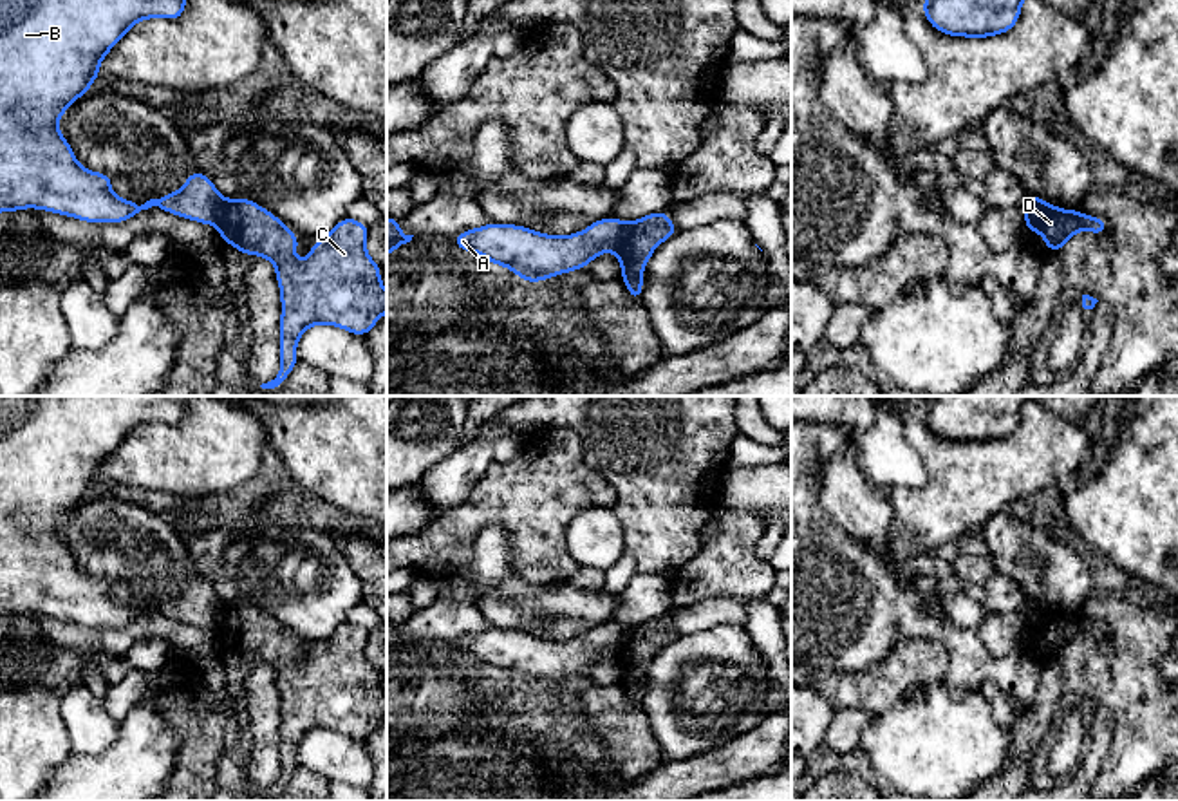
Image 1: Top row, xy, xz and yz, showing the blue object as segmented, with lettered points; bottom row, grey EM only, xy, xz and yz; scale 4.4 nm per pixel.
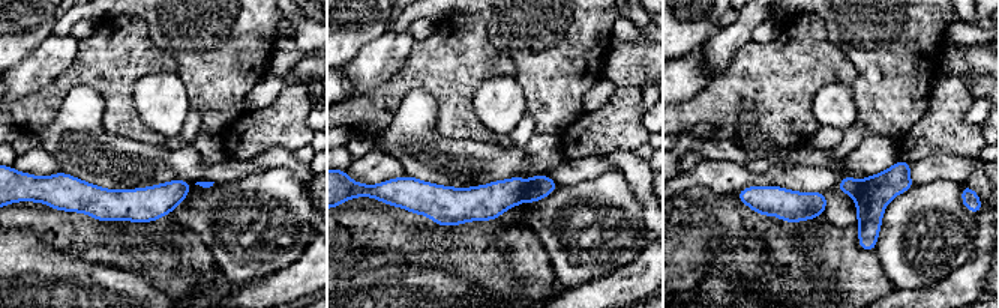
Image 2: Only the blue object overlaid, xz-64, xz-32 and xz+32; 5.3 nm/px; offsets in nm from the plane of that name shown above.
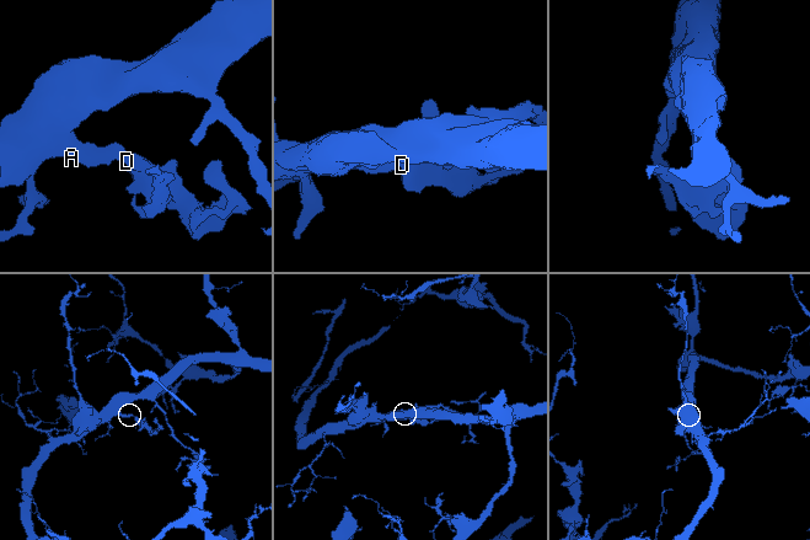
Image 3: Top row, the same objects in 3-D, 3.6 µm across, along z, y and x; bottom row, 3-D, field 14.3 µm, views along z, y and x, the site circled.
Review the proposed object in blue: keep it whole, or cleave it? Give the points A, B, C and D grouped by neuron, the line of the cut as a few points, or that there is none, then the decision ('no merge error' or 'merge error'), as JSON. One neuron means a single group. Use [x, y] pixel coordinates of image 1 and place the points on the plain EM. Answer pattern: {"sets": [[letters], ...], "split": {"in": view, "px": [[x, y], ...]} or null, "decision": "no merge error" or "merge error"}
{"sets": [["A", "B"], ["C", "D"]], "split": {"in": "xz", "px": [[626, 630], [617, 657]]}, "decision": "merge error"}

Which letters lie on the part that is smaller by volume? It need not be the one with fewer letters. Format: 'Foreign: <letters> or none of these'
Foreign: C, D

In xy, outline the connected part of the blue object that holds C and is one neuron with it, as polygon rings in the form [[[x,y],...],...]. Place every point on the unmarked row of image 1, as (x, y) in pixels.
[[[249,604],[222,606],[217,622],[222,649],[231,647],[240,658],[258,658],[275,667],[282,698],[280,725],[280,776],[262,794],[278,792],[298,768],[296,747],[314,729],[338,730],[349,738],[367,741],[378,723],[387,718],[387,696],[379,685],[381,673],[365,656],[369,631],[343,622],[329,640],[320,642],[304,667],[294,667],[293,658],[300,647],[280,624]]]

